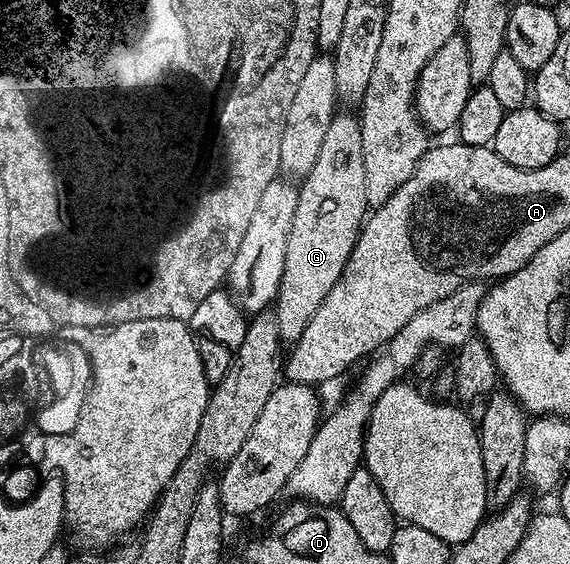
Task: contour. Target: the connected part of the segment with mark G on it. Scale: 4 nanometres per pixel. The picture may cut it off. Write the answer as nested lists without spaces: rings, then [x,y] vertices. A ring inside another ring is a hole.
[[[339,110],[328,125],[328,133],[320,145],[316,165],[298,187],[295,216],[290,222],[288,247],[284,249],[284,275],[272,304],[278,323],[278,335],[292,345],[304,333],[308,321],[316,317],[316,309],[332,293],[332,285],[340,281],[344,265],[352,253],[366,222],[368,204],[364,193],[364,145],[360,145],[357,114]]]

